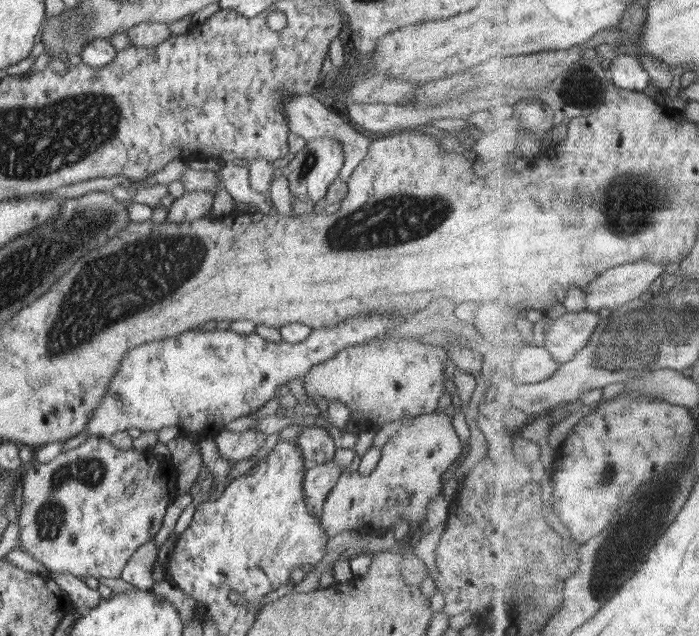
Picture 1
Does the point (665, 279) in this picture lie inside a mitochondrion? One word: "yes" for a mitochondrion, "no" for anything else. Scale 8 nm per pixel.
no

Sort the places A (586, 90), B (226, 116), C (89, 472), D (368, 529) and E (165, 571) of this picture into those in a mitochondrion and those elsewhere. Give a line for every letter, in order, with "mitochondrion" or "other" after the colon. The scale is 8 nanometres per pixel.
A: mitochondrion
B: other
C: mitochondrion
D: other
E: other

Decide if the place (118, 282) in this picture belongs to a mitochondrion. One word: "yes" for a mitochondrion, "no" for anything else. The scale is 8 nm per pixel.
yes

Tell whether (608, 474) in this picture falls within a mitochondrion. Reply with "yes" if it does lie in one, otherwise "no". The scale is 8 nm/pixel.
yes

